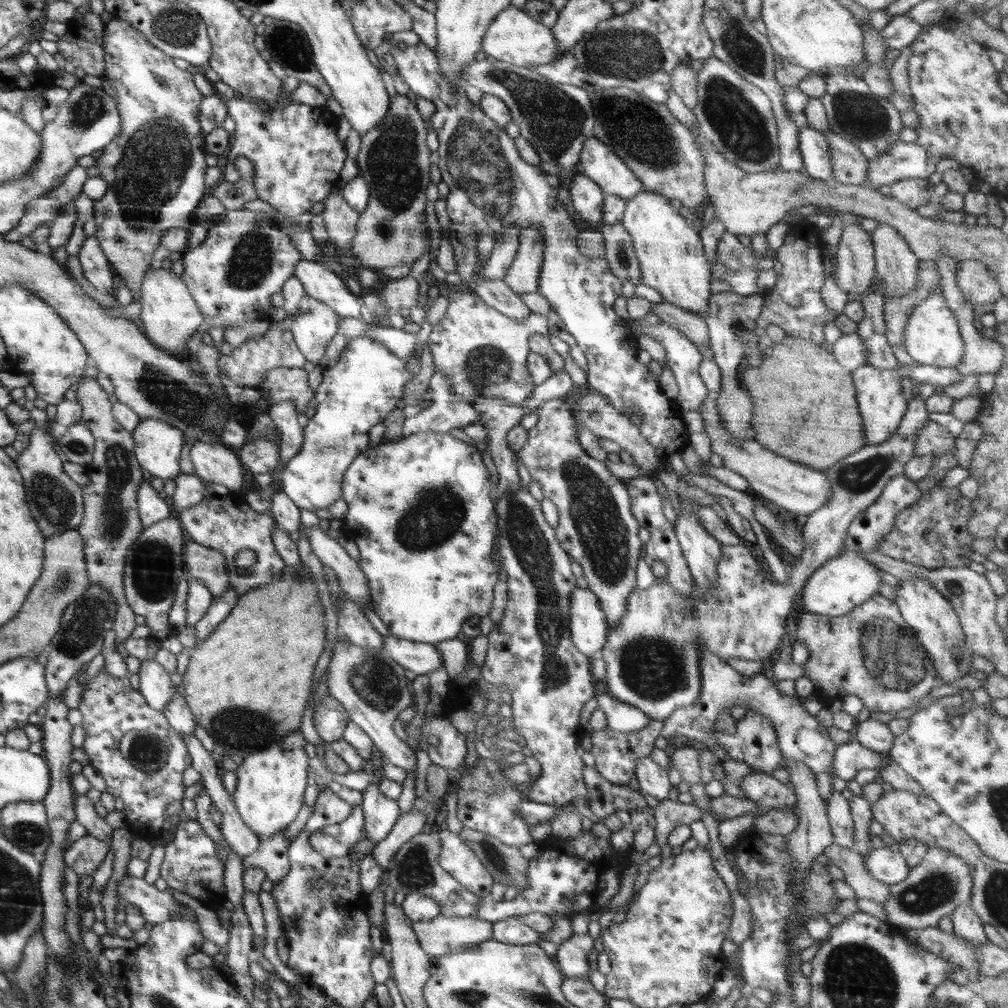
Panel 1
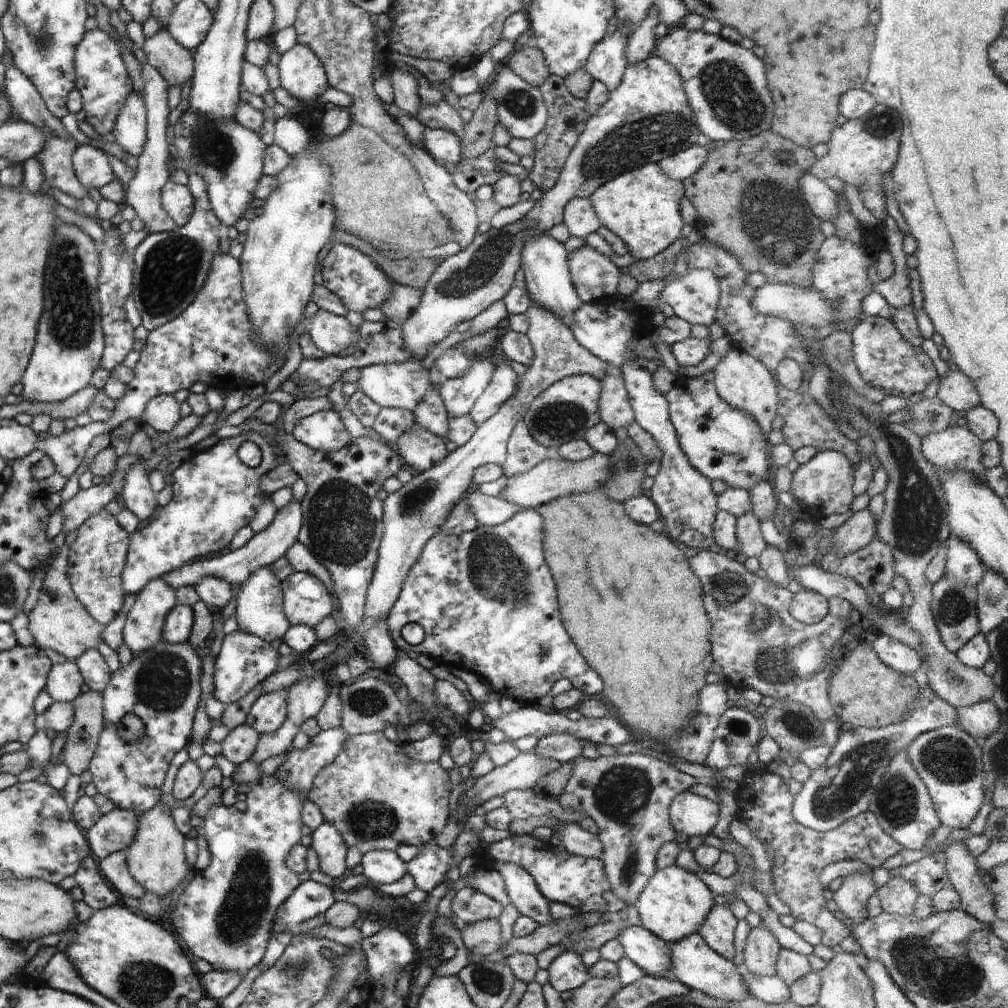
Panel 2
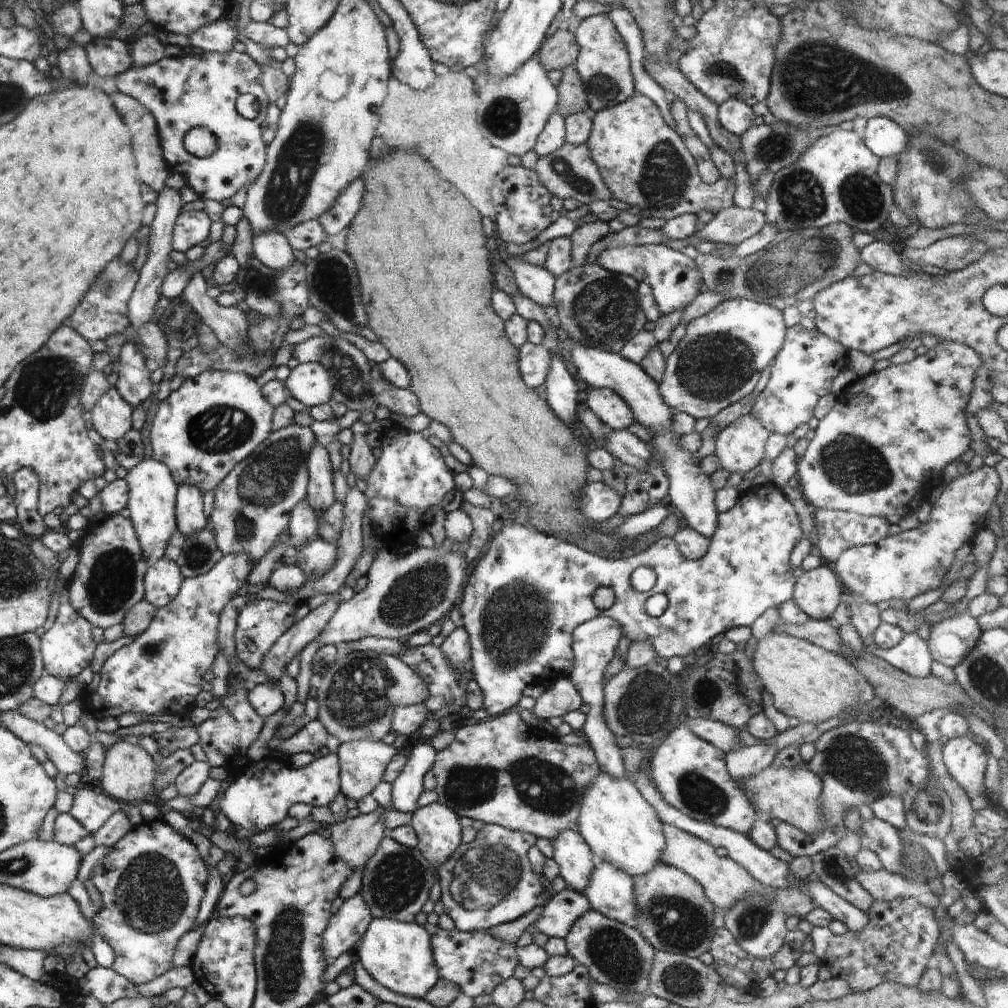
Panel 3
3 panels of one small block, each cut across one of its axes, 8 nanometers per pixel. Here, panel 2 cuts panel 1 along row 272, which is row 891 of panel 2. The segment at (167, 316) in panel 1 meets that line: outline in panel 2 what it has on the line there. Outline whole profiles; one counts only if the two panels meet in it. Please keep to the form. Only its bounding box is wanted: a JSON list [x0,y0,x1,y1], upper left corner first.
[125,800,193,897]

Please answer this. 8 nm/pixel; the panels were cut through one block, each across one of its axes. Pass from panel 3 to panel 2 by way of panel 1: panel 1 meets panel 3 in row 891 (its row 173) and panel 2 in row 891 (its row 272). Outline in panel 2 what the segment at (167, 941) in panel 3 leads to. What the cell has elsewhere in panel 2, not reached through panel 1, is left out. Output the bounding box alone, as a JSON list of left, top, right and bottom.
[98,851,146,900]

